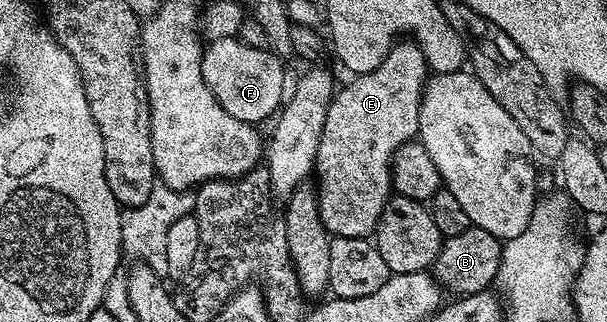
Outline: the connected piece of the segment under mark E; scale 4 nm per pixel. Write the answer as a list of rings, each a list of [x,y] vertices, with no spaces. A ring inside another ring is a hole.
[[[396,41],[387,56],[373,71],[356,75],[353,83],[337,90],[328,106],[322,137],[318,141],[314,162],[314,190],[318,213],[324,228],[332,237],[368,237],[373,234],[384,204],[390,198],[392,154],[403,143],[415,140],[420,130],[420,98],[430,70],[423,49],[413,41]]]

